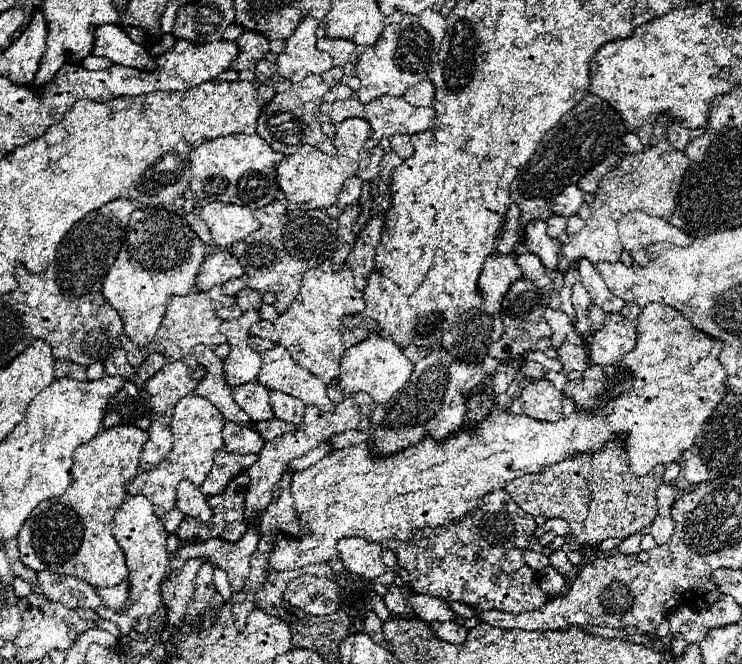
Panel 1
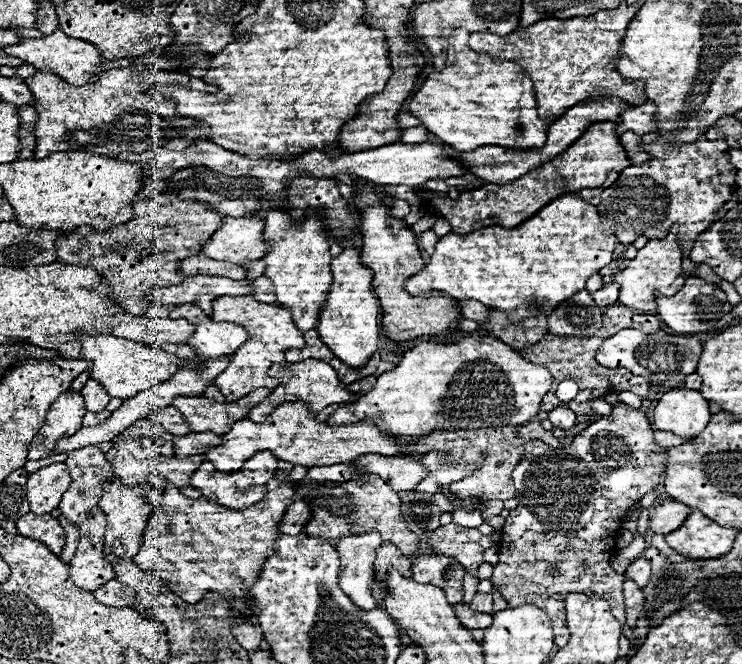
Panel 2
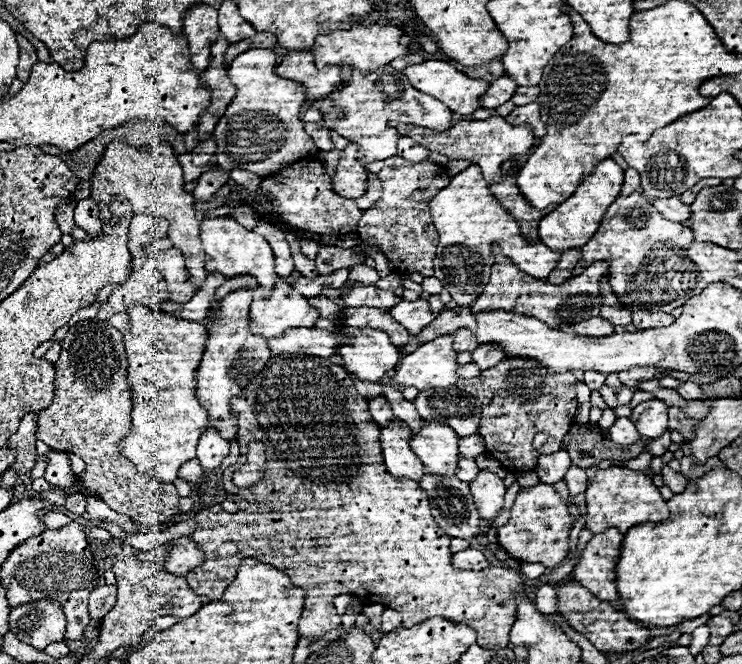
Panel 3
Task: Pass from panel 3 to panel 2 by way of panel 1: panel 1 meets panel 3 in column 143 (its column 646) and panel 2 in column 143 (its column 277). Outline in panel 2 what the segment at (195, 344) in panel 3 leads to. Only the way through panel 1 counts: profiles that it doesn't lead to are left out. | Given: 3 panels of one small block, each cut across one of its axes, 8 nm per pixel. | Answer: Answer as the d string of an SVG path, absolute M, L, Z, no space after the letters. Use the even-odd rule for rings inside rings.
M272 478L264 500L244 510L228 510L212 500L190 500L176 486L168 486L164 488L160 508L146 526L142 546L132 560L144 572L156 572L158 578L176 586L170 590L190 604L200 602L208 592L246 598L268 554L272 556L274 542L280 536L280 520L294 502L294 496L296 490L290 484Z

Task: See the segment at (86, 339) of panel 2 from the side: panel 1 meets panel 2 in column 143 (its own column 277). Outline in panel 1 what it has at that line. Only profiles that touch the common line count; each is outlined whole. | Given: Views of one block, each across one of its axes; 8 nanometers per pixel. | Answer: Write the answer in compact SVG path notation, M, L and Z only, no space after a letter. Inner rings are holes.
M274 346L270 350L260 352L262 370L256 380L266 386L266 390L280 390L284 394L294 394L306 406L318 406L324 412L334 410L332 402L326 396L326 384L322 384L314 374L306 368L298 366L290 352L284 346Z

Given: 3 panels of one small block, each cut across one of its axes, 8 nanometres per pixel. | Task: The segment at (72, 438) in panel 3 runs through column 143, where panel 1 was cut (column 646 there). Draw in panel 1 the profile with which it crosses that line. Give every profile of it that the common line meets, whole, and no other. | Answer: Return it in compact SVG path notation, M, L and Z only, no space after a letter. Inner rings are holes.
M618 434L594 452L578 452L572 458L542 468L540 472L514 478L504 490L532 516L566 520L572 536L580 544L598 544L606 538L624 540L630 534L644 530L658 516L654 492L664 478L664 468L654 468L646 476L634 476L628 468L626 450L622 448L624 438L626 434Z

